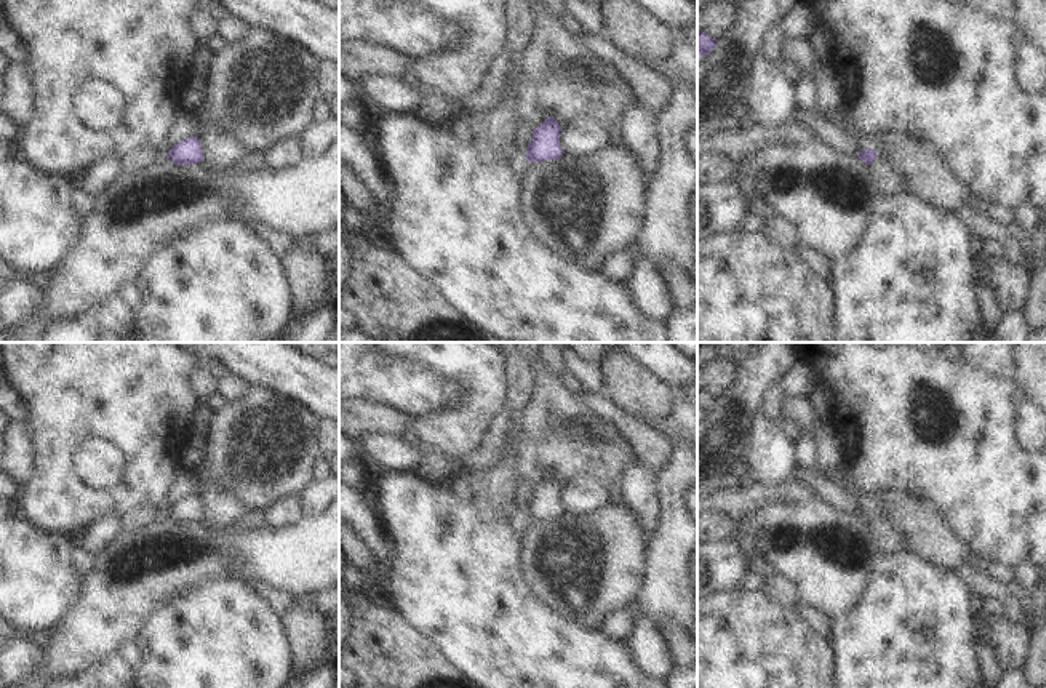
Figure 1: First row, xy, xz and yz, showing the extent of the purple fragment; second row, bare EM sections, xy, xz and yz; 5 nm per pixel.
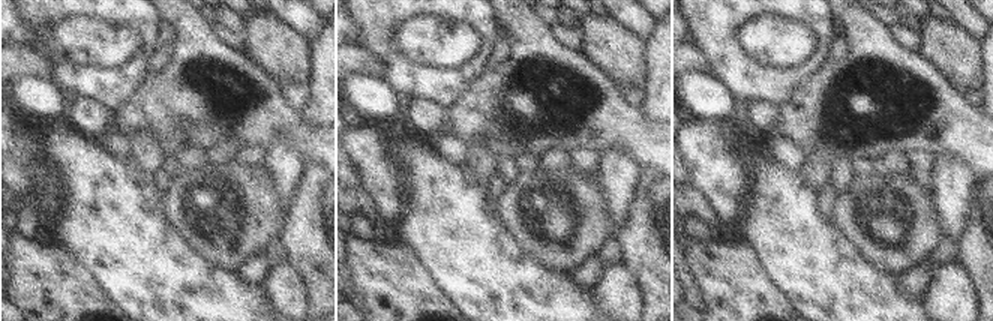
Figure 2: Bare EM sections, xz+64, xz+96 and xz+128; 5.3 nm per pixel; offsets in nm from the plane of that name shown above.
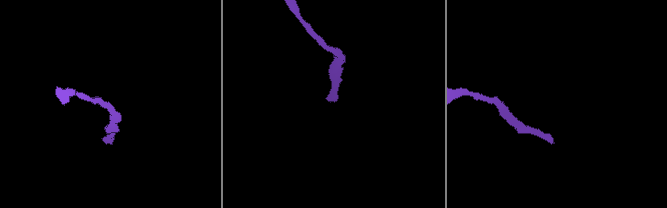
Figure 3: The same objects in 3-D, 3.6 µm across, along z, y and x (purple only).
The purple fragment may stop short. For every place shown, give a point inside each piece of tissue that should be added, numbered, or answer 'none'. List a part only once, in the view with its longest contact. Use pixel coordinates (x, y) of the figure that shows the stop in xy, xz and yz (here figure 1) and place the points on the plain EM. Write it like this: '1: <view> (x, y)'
none

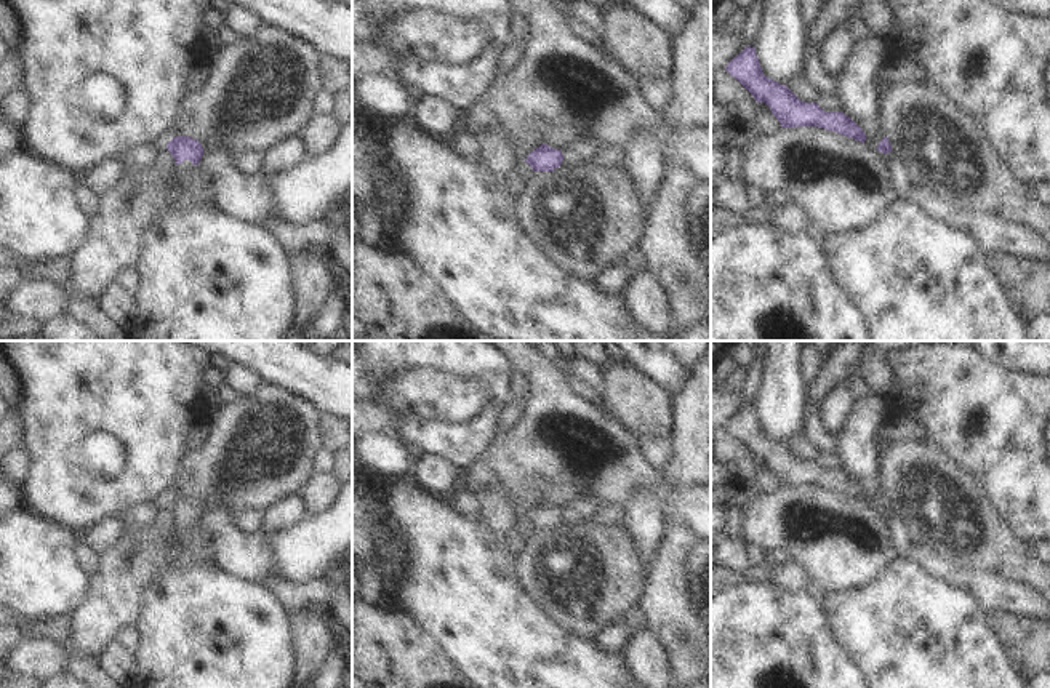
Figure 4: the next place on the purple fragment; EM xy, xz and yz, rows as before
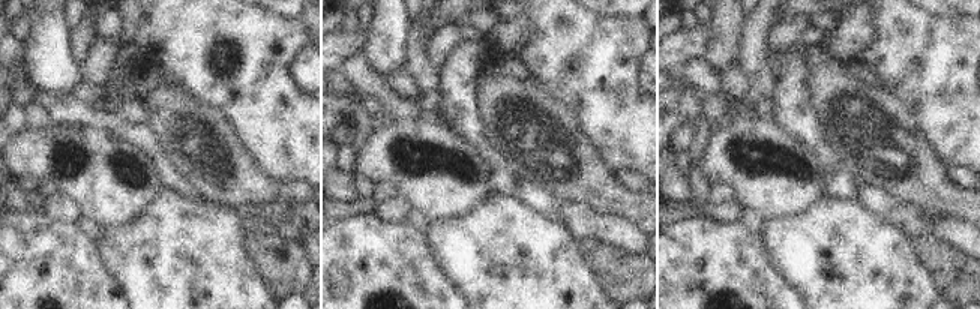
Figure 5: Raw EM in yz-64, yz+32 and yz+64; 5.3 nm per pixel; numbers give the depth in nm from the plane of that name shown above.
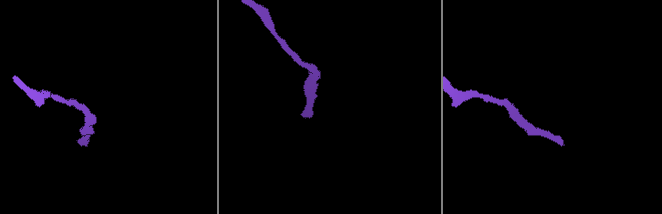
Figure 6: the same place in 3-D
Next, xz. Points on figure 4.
none

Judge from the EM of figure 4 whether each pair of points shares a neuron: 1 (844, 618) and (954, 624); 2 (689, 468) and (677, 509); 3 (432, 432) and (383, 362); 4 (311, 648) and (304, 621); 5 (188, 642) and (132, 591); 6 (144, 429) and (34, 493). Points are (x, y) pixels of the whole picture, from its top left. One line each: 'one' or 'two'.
1: one
2: two
3: one
4: one
5: two
6: one

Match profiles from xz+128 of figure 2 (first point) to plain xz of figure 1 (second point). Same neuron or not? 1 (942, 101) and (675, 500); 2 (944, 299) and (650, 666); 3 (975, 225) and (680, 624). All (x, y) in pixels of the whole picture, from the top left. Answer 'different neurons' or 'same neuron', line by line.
1: different neurons
2: same neuron
3: same neuron

